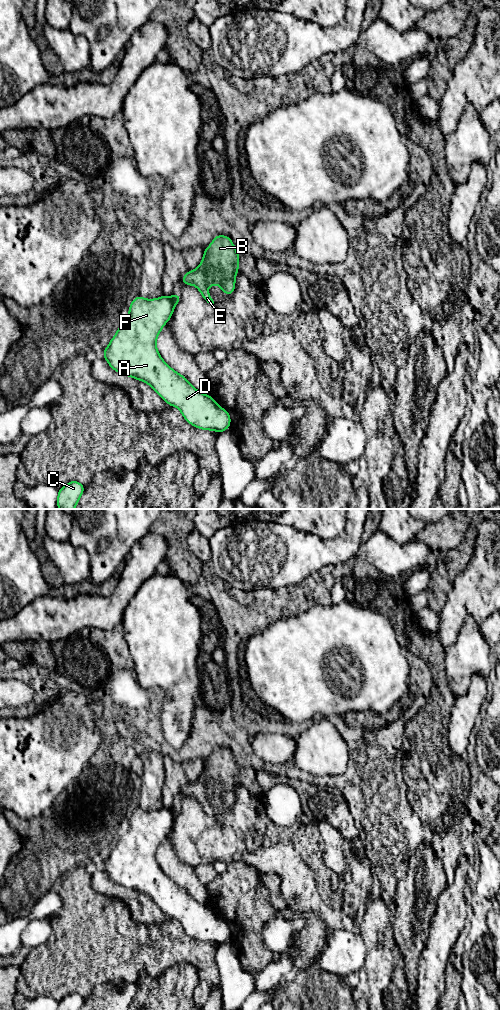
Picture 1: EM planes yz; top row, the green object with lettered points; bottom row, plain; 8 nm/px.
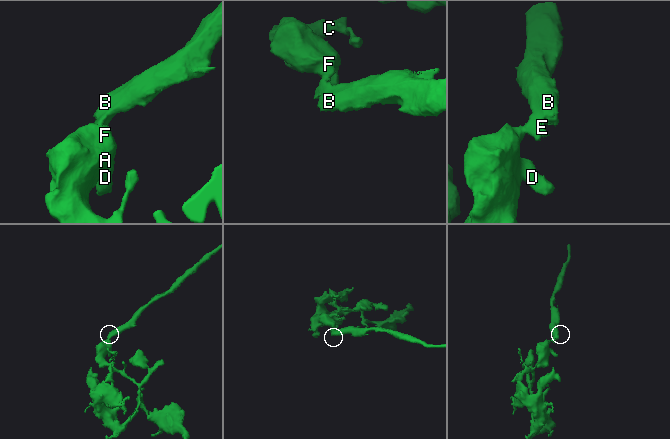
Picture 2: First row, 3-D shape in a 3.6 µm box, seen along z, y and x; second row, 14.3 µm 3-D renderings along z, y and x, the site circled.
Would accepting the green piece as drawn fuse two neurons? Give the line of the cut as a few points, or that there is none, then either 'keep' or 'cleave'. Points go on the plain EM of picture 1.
cut in yz along (170, 809), (174, 817); cleave

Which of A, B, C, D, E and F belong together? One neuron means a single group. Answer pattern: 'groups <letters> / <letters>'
groups A C D F / B E

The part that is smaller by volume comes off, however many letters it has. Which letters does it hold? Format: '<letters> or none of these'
B, E

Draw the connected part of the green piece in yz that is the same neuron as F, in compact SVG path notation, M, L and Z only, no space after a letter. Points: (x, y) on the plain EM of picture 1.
M136 808L130 816L128 829L120 837L107 860L102 862L103 870L116 884L147 895L168 917L178 920L184 931L193 939L202 942L211 942L221 945L230 939L230 925L220 919L215 911L198 903L184 888L173 882L160 868L156 854L162 840L170 832L174 824L174 816L171 809L161 808L155 811L145 811Z

